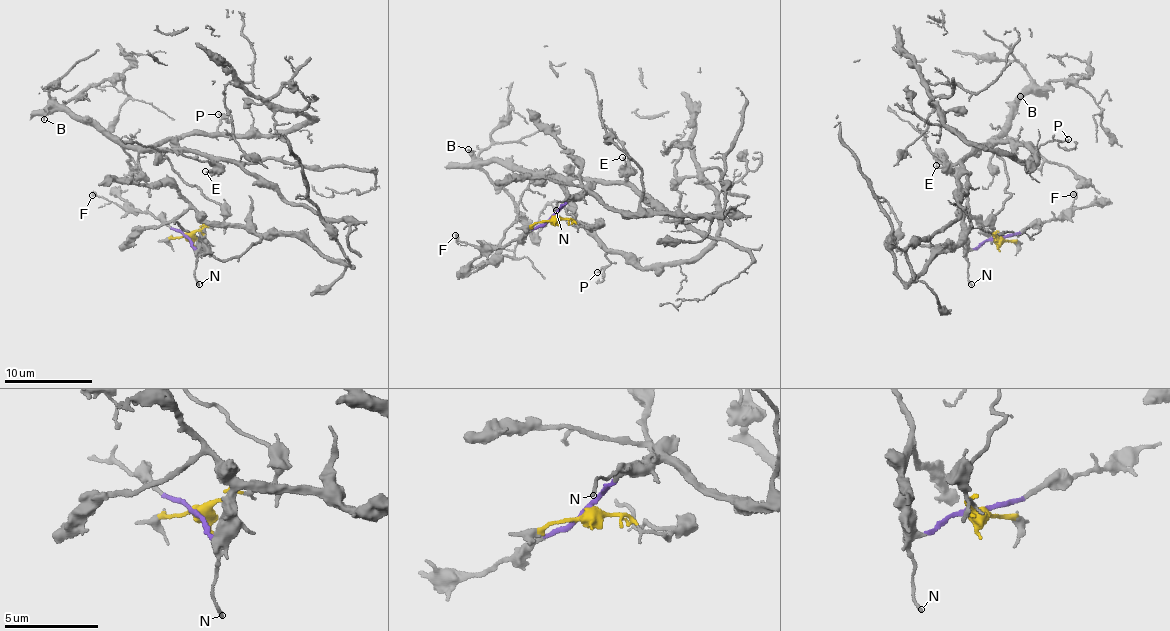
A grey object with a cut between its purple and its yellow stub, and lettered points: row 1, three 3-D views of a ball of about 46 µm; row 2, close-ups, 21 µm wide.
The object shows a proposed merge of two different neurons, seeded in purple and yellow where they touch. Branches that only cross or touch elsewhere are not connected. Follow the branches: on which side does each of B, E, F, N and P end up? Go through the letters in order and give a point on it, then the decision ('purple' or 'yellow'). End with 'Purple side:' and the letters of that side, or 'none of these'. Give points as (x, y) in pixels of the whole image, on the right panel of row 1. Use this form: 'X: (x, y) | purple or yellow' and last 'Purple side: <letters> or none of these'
B: (1020, 96) | yellow
E: (936, 165) | yellow
F: (1073, 194) | purple
N: (971, 284) | purple
P: (1068, 139) | yellow
Purple side: F, N

